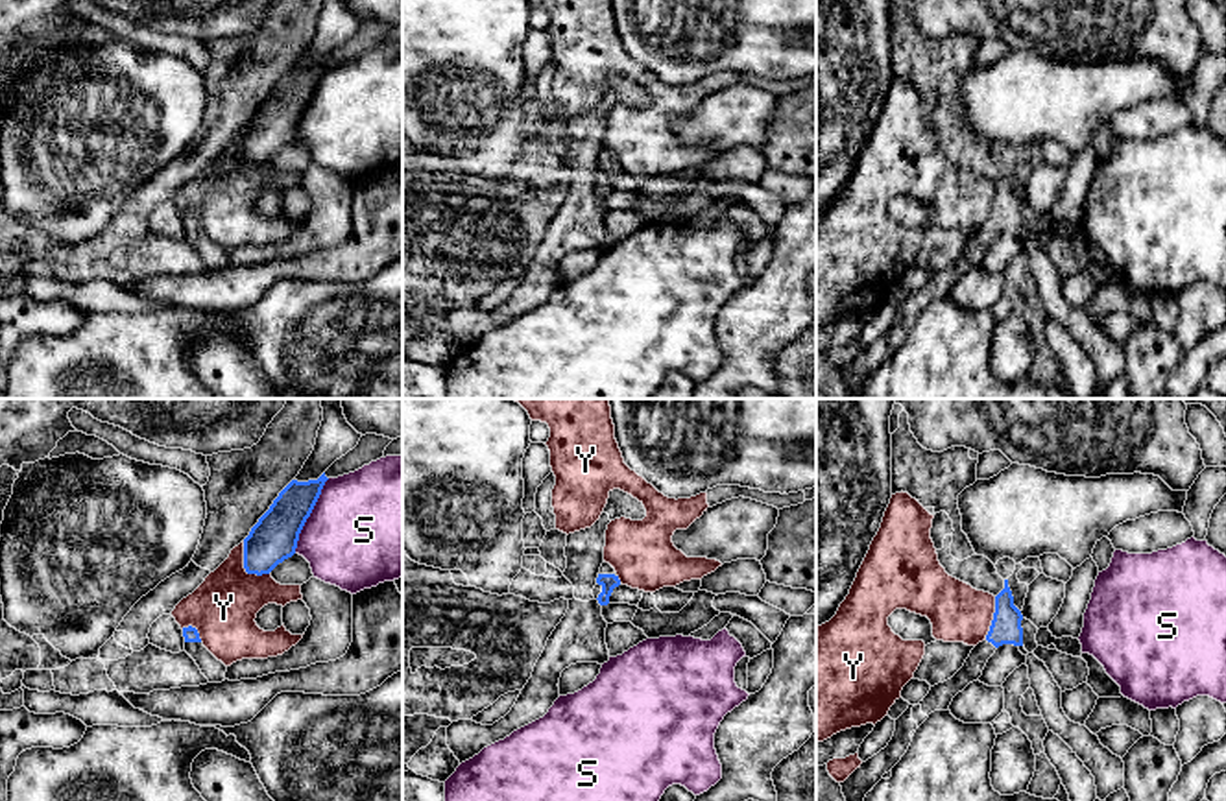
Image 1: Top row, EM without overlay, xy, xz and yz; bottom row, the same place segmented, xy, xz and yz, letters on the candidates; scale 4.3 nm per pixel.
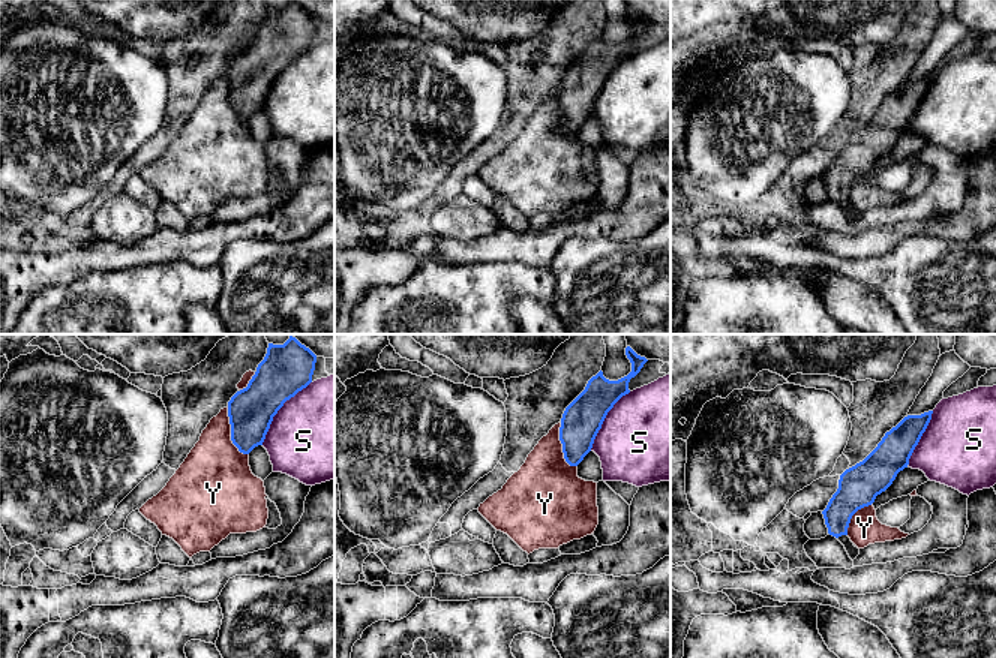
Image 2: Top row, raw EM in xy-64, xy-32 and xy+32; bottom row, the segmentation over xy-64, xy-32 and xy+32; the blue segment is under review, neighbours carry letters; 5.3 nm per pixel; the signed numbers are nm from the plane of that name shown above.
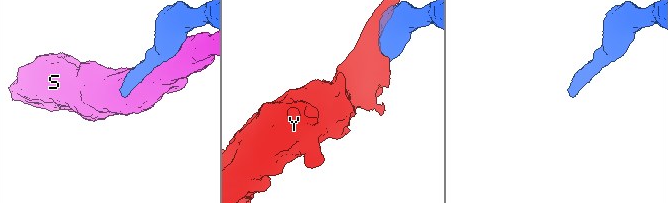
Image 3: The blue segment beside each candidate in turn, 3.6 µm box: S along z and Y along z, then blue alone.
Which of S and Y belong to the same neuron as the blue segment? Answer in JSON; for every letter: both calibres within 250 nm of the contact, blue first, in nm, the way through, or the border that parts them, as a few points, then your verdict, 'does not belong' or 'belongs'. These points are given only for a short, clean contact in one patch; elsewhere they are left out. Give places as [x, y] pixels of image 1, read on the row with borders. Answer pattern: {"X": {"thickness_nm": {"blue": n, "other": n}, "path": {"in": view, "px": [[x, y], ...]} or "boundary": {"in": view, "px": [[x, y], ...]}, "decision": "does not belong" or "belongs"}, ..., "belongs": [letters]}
{"S": {"thickness_nm": {"blue": 200, "other": 480}, "decision": "does not belong"}, "Y": {"thickness_nm": {"blue": 200, "other": 280}, "decision": "does not belong"}, "belongs": []}

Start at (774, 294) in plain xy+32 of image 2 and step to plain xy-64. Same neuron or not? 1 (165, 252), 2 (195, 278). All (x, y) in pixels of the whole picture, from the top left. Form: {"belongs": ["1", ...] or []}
{"belongs": ["2"]}

